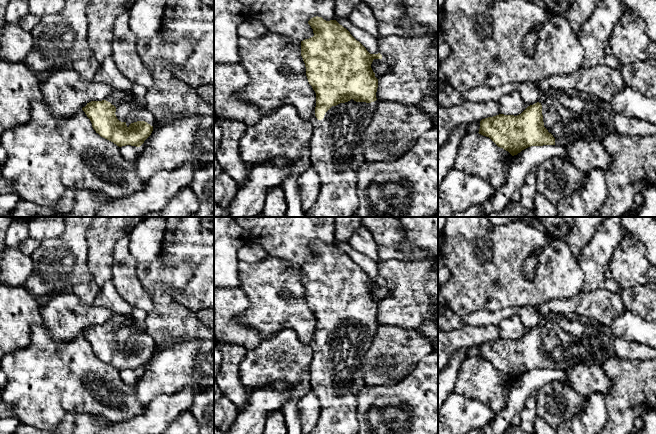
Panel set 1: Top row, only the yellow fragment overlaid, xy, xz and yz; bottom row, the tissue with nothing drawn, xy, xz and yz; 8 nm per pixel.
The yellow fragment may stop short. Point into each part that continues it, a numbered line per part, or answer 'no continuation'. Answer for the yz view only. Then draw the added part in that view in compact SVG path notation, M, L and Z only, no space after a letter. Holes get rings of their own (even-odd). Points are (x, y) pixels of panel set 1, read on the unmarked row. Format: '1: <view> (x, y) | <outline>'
1: yz (569, 340) | M549 313L541 318L539 327L542 329L544 351L555 362L555 369L566 371L580 363L602 365L610 357L630 360L656 358L656 348L626 341L616 336L607 326L576 313L567 316Z

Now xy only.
1: xy (129, 333) | M114 313L105 323L116 331L116 341L127 351L137 345L145 345L151 350L156 347L154 339L146 332L144 322L136 322L130 316Z

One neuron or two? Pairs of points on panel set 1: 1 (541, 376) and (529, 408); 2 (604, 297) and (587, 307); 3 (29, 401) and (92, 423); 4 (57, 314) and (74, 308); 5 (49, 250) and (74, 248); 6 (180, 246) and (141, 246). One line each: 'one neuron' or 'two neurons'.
1: two neurons
2: one neuron
3: two neurons
4: one neuron
5: one neuron
6: two neurons

